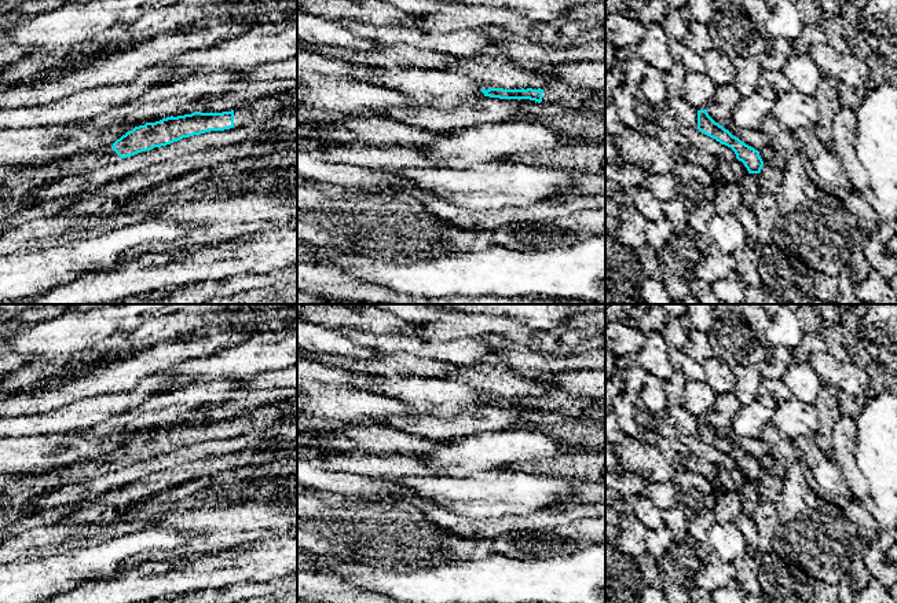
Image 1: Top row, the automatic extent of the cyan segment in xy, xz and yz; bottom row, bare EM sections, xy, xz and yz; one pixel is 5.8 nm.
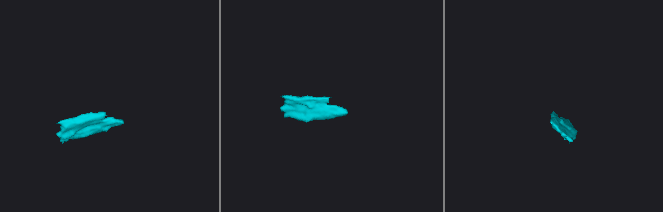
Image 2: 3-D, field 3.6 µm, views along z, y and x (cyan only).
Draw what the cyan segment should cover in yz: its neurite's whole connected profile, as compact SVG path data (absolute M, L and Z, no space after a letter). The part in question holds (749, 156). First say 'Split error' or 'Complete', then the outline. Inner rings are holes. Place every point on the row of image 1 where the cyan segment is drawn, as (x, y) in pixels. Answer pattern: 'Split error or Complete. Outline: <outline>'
Complete. Outline: M706 109L698 110L698 129L702 134L715 139L721 145L731 147L735 151L736 158L744 164L748 173L759 173L761 172L761 169L764 167L764 161L759 156L759 151L751 146L746 145L739 138L733 136L722 125L715 123L709 116Z

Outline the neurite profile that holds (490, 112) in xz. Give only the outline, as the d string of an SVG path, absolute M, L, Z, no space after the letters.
M484 96L477 103L465 103L453 109L431 106L395 107L380 114L382 118L424 128L428 131L451 132L482 124L498 124L521 118L524 113L519 99L499 99Z

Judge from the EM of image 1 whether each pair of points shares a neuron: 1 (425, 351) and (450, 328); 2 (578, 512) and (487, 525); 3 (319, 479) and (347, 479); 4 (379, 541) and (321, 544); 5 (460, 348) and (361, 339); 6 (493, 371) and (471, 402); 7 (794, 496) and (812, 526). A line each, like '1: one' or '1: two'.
1: two
2: one
3: one
4: one
5: one
6: two
7: one

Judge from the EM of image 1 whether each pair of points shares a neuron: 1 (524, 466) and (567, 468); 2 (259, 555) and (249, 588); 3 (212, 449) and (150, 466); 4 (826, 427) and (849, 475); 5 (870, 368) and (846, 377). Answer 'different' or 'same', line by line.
1: same
2: different
3: same
4: different
5: different

